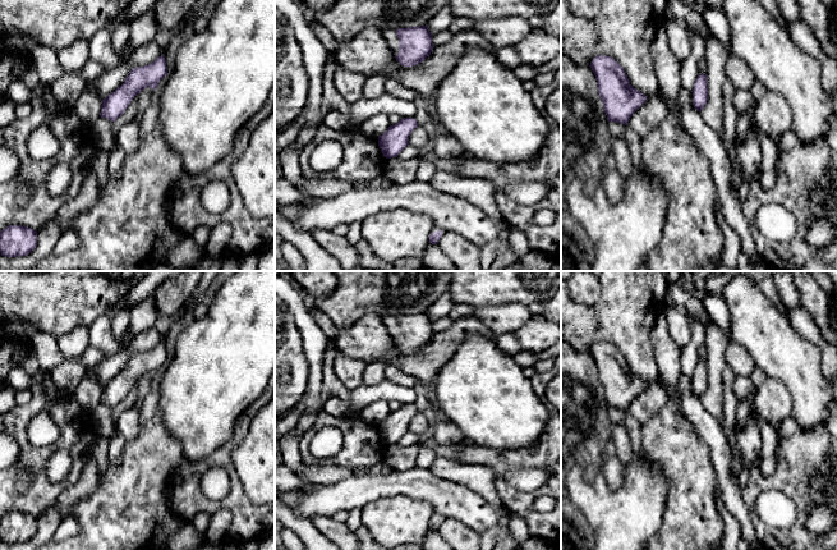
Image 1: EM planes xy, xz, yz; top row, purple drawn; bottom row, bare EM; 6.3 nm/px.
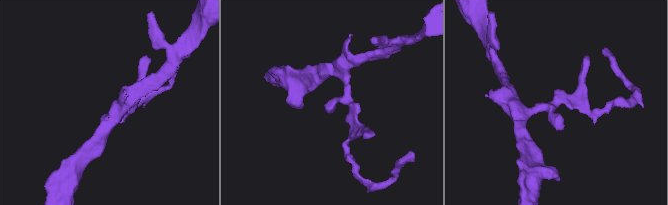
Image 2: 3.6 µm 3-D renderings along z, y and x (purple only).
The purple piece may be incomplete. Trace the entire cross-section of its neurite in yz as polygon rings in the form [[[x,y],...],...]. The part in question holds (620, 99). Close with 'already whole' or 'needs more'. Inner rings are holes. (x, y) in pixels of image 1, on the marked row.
[[[595,56],[589,67],[595,75],[608,122],[627,125],[633,114],[647,101],[647,96],[630,84],[624,68],[613,58]]] | already whole

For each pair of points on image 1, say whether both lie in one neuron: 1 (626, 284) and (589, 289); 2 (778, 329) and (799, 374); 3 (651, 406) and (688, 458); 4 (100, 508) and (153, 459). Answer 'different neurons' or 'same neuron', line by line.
1: different neurons
2: same neuron
3: different neurons
4: same neuron

